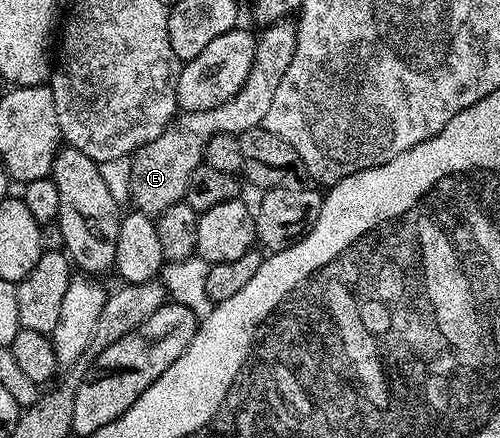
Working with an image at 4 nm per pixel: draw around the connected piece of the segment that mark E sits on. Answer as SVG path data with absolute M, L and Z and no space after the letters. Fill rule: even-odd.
M287 19L266 26L258 34L255 43L255 58L249 71L249 79L245 81L245 87L241 87L241 91L233 95L233 99L209 111L180 112L175 120L165 127L165 131L157 135L157 139L145 143L145 147L134 153L131 157L129 201L138 212L158 215L173 207L173 203L186 198L191 173L197 171L199 165L204 164L203 152L209 139L213 139L213 135L218 133L238 135L262 126L265 115L273 104L273 94L277 92L277 86L281 84L281 78L289 68L289 63L293 63L293 51L297 51L295 28L296 26Z

